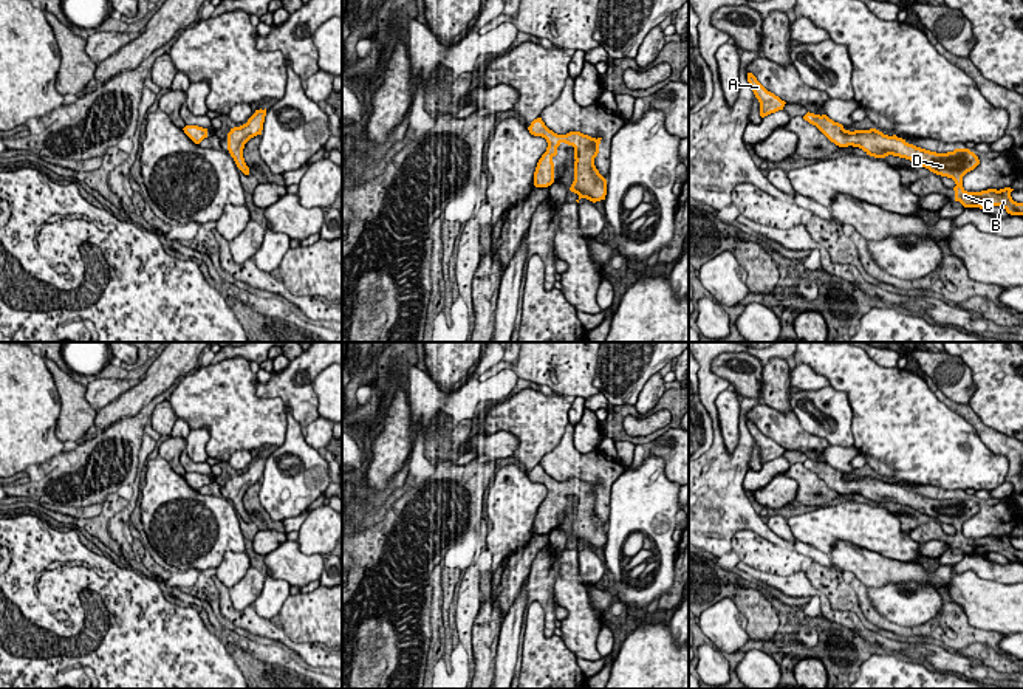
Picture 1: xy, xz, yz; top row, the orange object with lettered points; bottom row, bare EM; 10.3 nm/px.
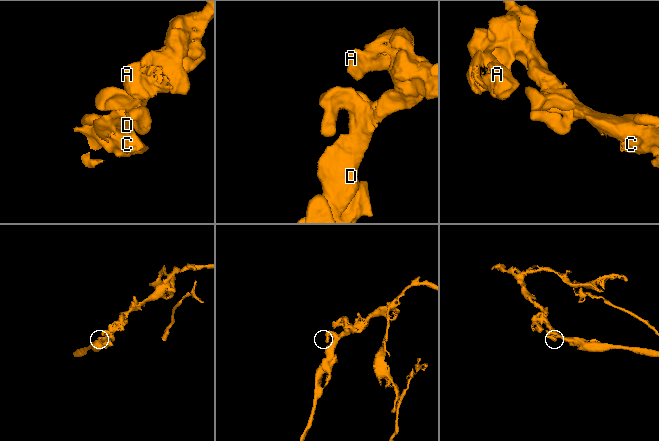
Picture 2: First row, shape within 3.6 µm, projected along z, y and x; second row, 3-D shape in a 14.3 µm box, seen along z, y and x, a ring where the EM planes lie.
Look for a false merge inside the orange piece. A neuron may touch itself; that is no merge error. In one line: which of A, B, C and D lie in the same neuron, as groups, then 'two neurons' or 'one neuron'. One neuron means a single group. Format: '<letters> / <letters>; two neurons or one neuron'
A B C D; one neuron

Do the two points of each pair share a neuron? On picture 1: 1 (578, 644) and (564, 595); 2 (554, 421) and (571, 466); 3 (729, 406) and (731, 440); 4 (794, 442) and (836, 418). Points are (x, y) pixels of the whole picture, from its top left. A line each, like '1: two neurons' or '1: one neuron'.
1: one neuron
2: two neurons
3: one neuron
4: two neurons

